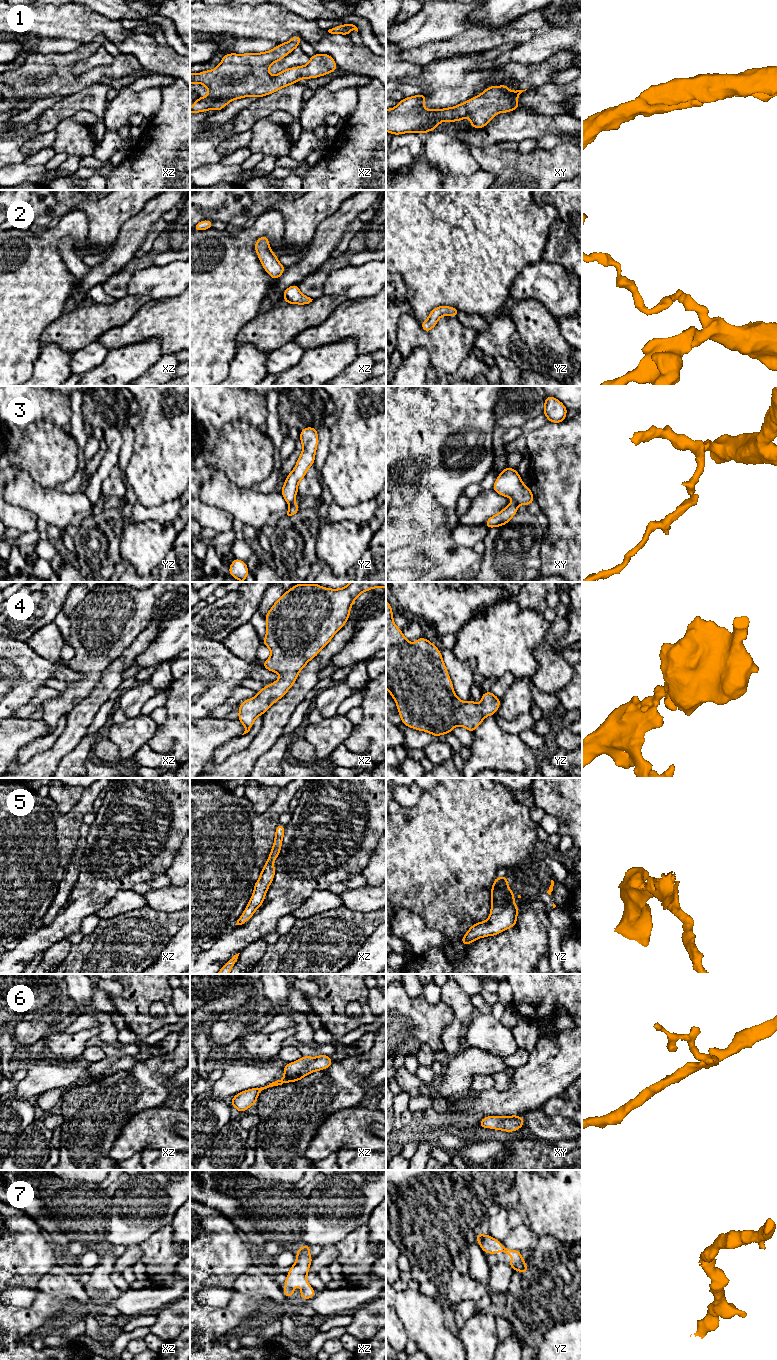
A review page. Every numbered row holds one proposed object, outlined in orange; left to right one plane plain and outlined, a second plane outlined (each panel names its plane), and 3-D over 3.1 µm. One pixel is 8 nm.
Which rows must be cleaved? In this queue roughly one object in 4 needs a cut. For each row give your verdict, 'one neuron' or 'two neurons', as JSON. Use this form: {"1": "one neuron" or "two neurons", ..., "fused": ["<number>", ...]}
{"1": "one neuron", "2": "one neuron", "3": "two neurons", "4": "one neuron", "5": "one neuron", "6": "one neuron", "7": "one neuron", "fused": ["3"]}

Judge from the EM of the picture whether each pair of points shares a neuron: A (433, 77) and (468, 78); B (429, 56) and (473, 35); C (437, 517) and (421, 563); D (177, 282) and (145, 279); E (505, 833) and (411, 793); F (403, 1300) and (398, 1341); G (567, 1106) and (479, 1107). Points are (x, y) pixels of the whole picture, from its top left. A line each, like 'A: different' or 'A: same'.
A: same
B: same
C: same
D: same
E: different
F: different
G: different

